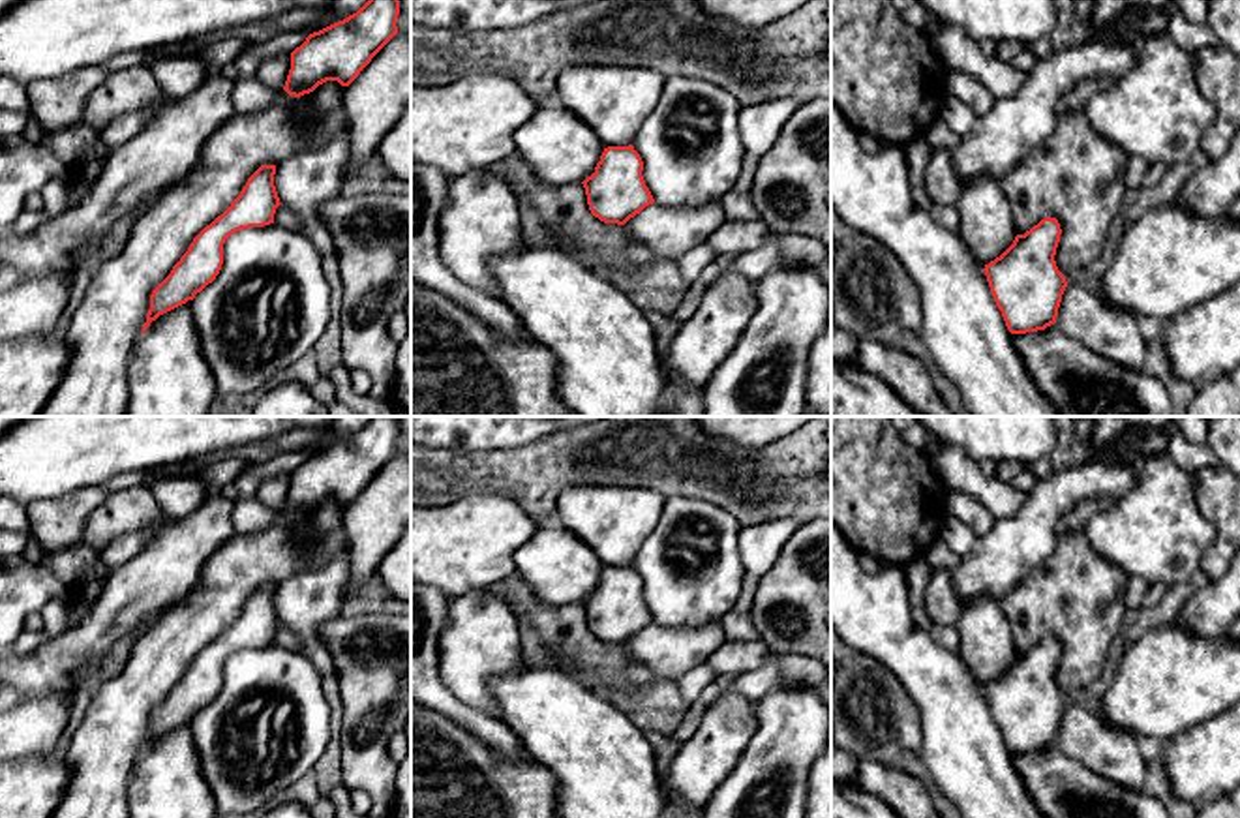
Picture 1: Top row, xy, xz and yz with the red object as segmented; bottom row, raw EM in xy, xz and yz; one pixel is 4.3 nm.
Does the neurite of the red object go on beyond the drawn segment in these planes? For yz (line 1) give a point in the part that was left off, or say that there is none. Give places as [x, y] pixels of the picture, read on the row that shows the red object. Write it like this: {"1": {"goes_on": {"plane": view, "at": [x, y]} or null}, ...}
{"1": {"goes_on": null}}

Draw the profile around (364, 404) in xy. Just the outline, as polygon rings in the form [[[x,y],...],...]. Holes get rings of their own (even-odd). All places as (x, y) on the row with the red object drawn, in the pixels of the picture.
[[[336,366],[325,375],[336,388],[336,401],[356,411],[360,417],[394,417],[394,405],[390,400],[381,400],[371,394],[358,394],[351,385],[349,373],[349,368]]]

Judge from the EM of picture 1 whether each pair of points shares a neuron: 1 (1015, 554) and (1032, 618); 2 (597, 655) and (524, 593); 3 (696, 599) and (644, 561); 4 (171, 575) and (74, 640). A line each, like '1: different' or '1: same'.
1: different
2: same
3: same
4: same

